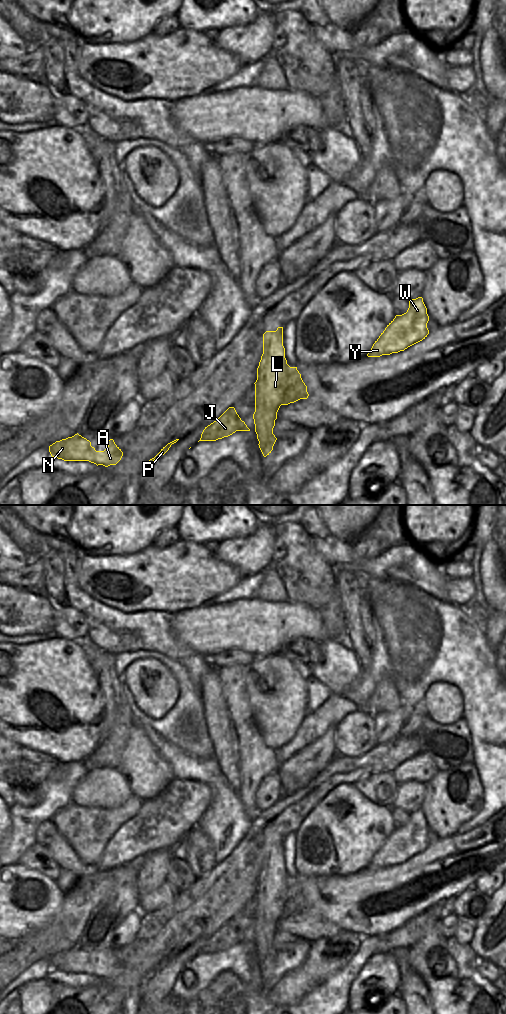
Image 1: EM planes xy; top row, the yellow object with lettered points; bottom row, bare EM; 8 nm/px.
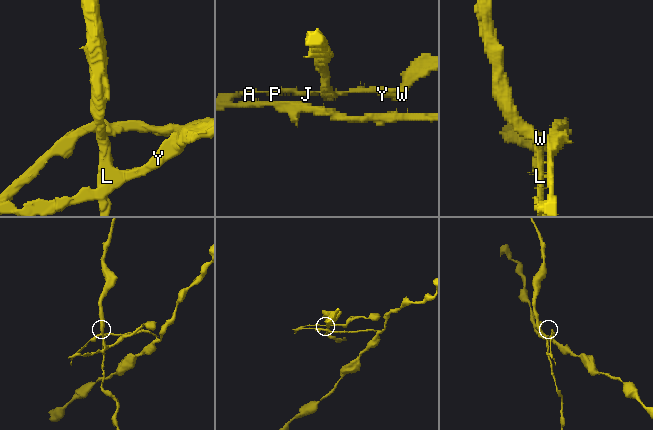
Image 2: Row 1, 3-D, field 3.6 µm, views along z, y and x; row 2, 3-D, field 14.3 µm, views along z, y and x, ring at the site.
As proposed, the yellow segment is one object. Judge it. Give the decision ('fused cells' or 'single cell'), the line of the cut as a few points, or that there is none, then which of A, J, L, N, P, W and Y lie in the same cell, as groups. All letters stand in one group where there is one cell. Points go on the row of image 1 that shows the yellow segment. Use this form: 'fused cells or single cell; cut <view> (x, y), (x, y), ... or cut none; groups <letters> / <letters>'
fused cells; cut xy (290, 367), (287, 389), (281, 404); groups A J N P W Y / L

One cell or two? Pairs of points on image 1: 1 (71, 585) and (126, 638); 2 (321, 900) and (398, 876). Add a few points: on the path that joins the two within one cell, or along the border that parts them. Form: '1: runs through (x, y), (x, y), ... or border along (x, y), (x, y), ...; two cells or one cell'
1: runs through (82, 599), (112, 629); one cell
2: runs through (340, 900), (363, 900), (369, 895), (379, 892); one cell

